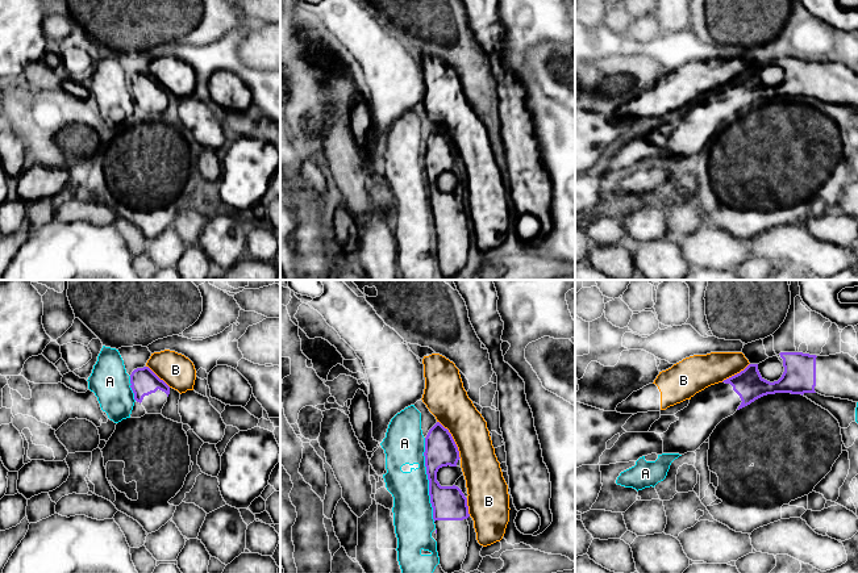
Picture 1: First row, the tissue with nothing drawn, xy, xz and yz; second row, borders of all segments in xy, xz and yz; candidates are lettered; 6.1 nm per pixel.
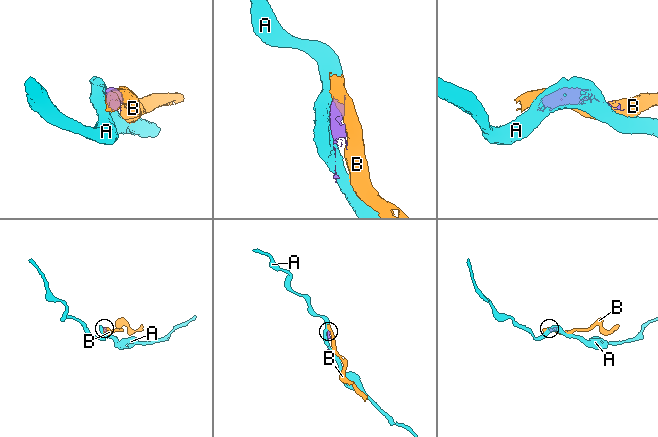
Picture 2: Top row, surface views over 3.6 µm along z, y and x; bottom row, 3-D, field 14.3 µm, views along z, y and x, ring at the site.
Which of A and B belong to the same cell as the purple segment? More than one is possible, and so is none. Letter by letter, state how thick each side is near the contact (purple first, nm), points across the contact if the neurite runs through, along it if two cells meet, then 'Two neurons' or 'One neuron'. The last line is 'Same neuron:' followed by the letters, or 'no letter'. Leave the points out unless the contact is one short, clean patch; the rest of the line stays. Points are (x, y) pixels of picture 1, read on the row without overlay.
A: Thickness 200 nm (purple) against 240 nm. Two neurons
B: Thickness 190 nm (purple) against 240 nm. Two neurons
Same neuron: no letter

